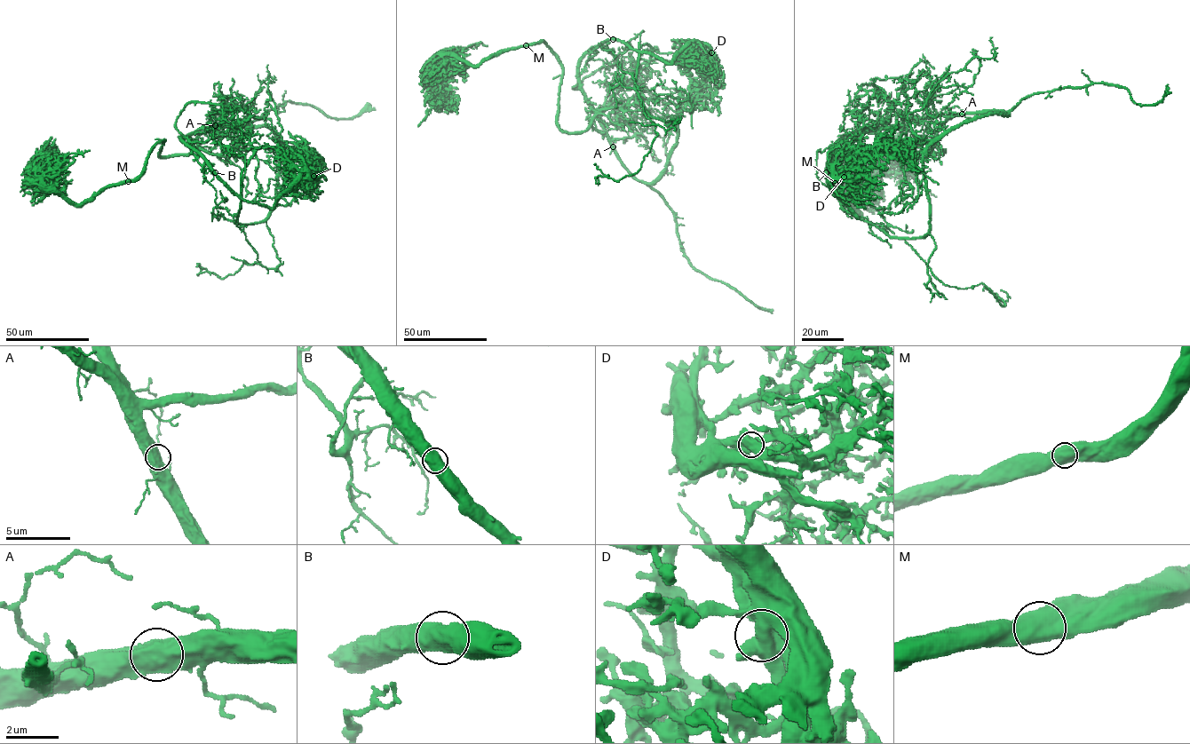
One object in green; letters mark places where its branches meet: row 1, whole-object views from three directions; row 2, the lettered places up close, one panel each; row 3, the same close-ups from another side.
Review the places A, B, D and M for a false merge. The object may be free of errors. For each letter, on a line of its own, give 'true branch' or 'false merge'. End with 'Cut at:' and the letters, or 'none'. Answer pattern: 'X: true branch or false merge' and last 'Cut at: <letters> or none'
A: true branch
B: true branch
D: true branch
M: true branch
Cut at: none

